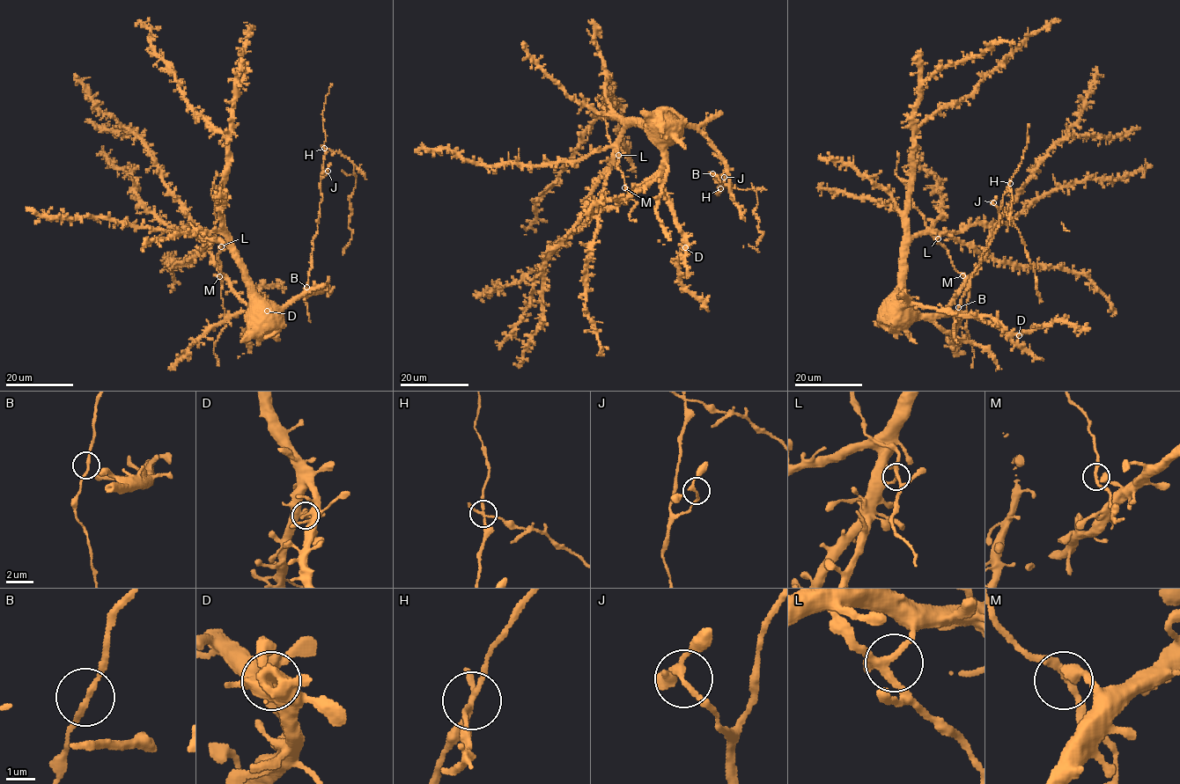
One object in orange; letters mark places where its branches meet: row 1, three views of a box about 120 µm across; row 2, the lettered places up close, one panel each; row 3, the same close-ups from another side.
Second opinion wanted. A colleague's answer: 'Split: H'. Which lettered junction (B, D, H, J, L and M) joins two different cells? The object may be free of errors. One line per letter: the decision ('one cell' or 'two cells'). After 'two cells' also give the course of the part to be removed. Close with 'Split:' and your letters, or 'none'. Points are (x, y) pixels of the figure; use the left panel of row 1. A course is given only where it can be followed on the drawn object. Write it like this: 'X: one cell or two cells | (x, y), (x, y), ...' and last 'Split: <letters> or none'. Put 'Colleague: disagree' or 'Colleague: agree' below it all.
B: one cell
D: one cell
H: two cells | (325, 148), (345, 156), (357, 170), (349, 200), (352, 214), (349, 227), (352, 235), (342, 252)
J: one cell
L: one cell
M: one cell
Split: H
Colleague: agree

